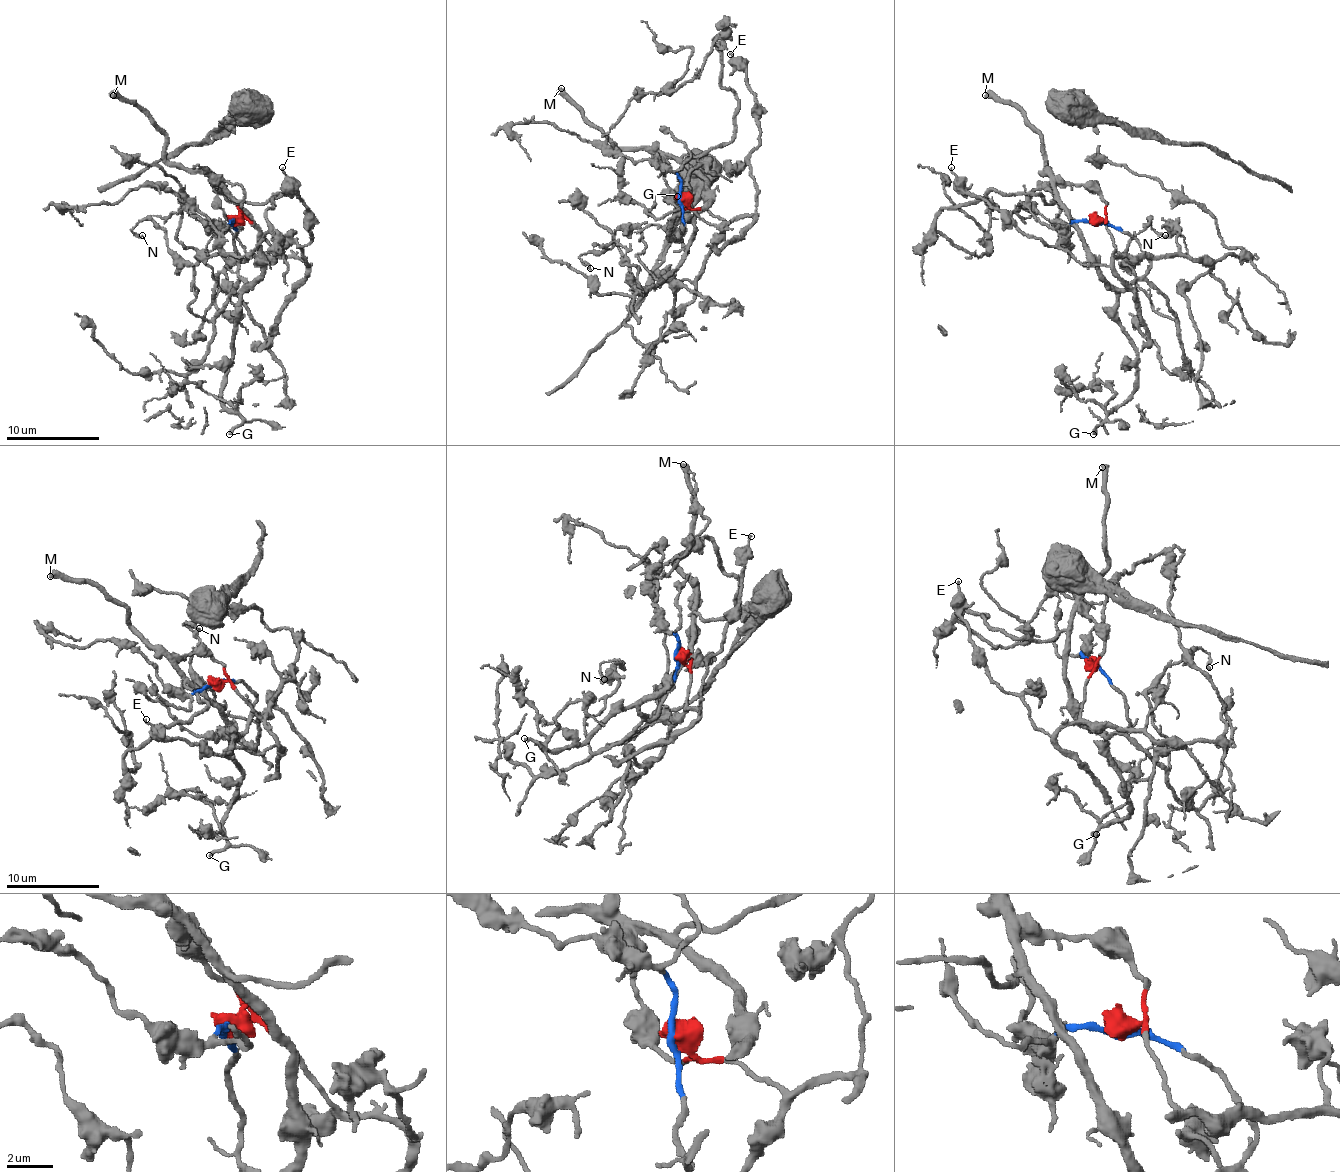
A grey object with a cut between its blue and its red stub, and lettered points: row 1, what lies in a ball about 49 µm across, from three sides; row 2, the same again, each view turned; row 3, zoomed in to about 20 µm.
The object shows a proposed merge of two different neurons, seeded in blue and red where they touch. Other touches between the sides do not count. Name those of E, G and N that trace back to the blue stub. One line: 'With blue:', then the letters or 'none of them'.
With blue: G, N

